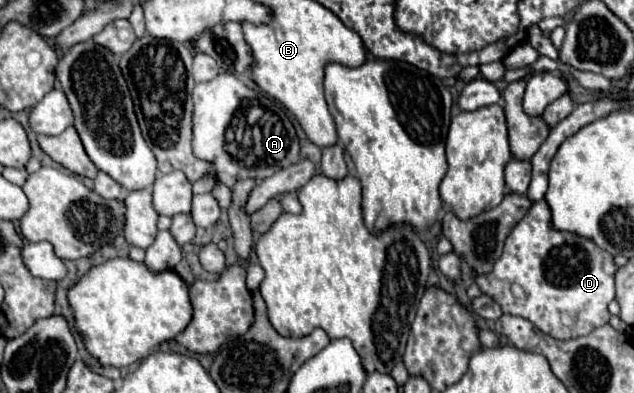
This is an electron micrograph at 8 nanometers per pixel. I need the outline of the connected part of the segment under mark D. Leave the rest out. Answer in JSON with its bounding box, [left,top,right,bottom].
[476,199,614,339]

